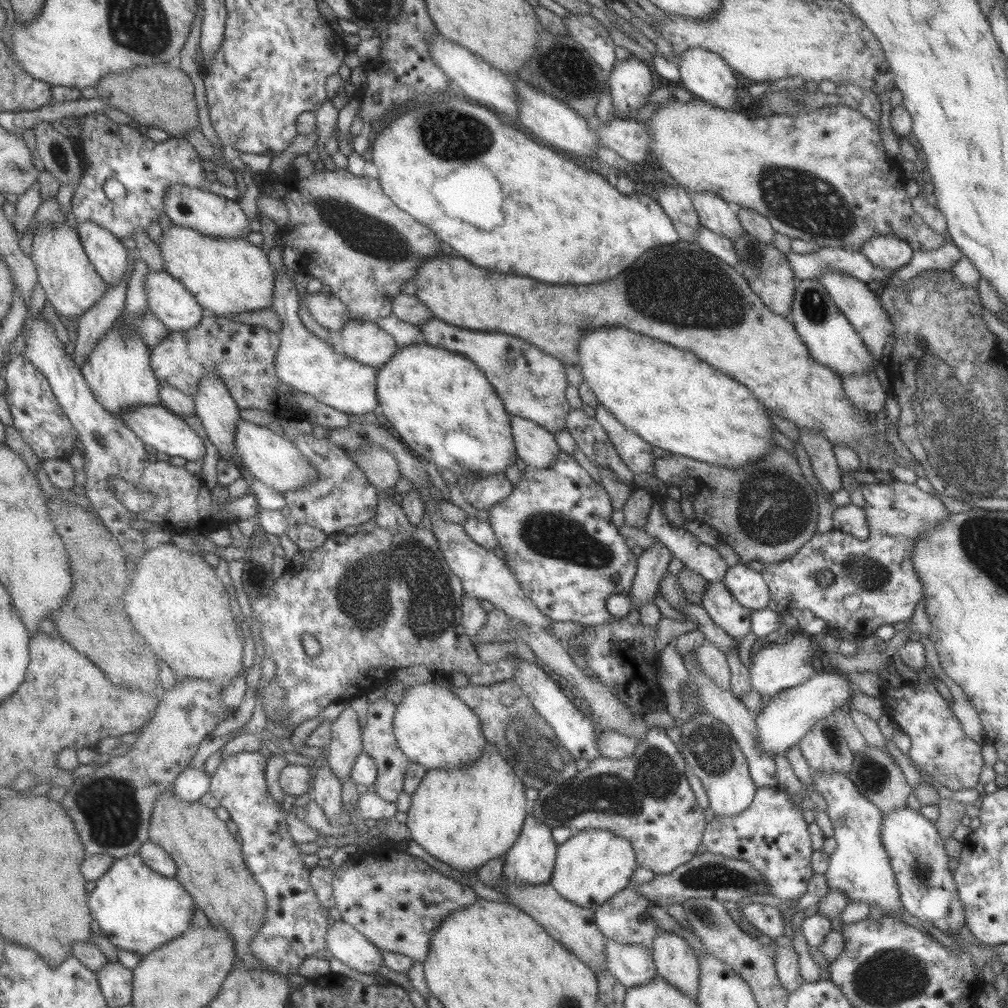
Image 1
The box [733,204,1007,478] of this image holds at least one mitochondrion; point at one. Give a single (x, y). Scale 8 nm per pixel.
(812, 302)

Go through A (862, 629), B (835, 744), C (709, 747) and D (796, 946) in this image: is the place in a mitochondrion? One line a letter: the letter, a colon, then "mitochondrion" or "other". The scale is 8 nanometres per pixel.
A: other
B: mitochondrion
C: mitochondrion
D: other

